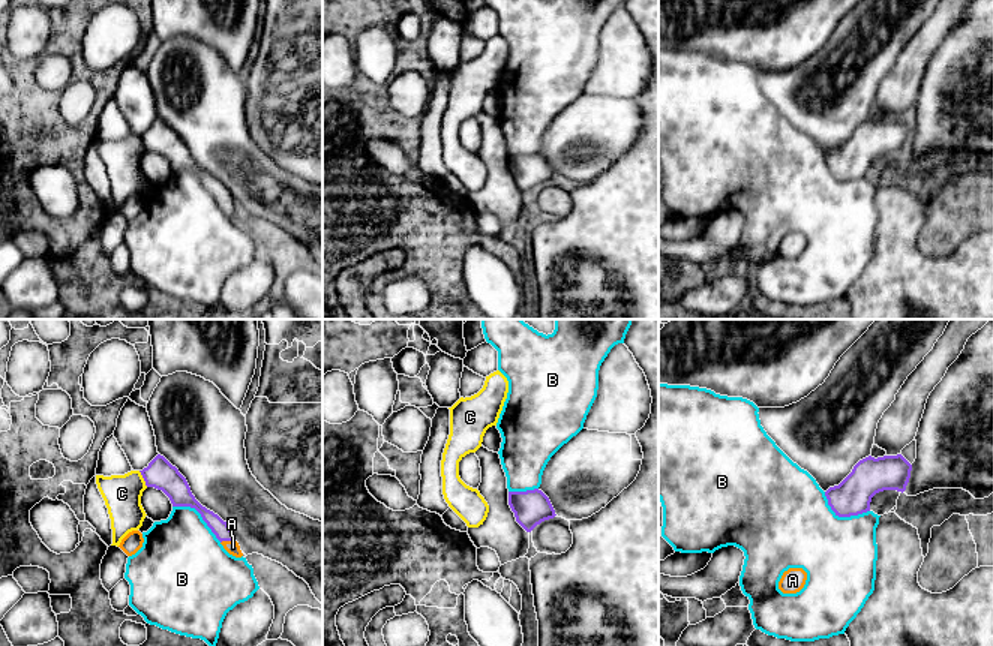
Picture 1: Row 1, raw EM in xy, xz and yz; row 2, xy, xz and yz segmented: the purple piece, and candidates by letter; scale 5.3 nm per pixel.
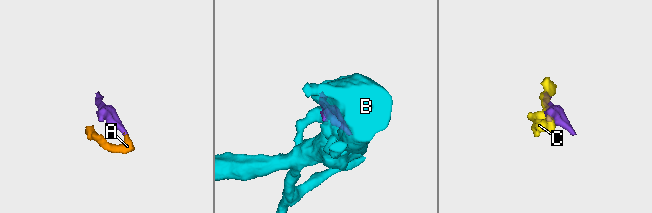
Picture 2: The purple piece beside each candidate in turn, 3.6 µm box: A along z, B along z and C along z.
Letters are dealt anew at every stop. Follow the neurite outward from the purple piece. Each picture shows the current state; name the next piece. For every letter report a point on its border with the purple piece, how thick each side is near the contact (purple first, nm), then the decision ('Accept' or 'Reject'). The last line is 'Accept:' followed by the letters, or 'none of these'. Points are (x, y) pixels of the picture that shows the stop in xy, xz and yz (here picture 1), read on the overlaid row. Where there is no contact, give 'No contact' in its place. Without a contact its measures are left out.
A: Touches purple at xy (227, 540). Thickness 90 nm (purple) against 70 nm. Accept
B: Touches purple at yz (842, 516). Thickness 200 nm (purple) against 420 nm. Reject
C: Touches purple at xy (143, 477). Thickness 160 nm (purple) against 200 nm. Reject
Accept: A

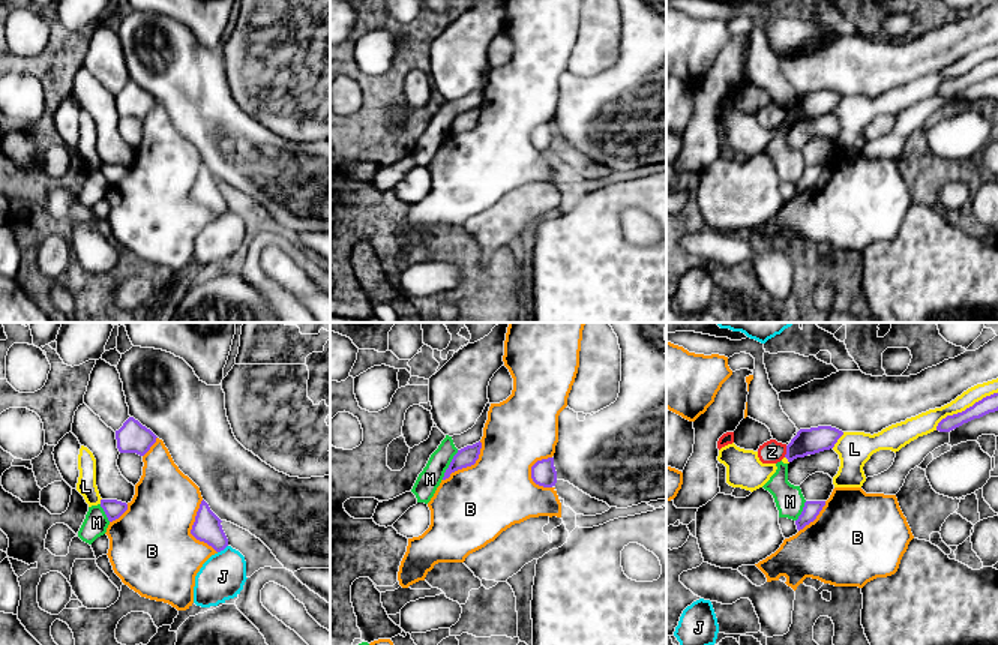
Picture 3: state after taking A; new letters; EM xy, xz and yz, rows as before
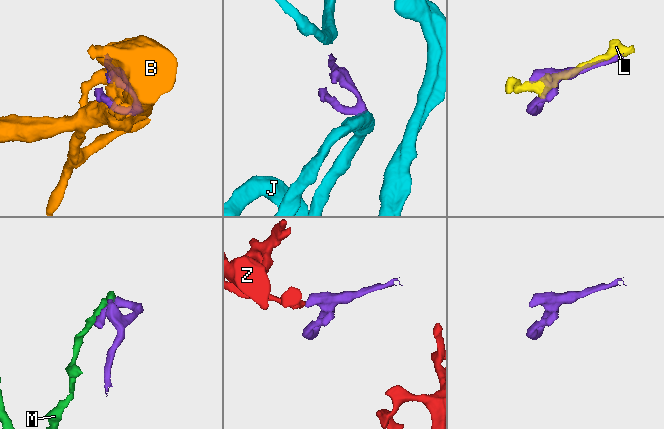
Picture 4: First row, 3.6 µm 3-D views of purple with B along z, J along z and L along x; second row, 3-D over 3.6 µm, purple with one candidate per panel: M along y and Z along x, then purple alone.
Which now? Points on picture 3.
B: Touches purple at xy (191, 530). Thickness 150 nm (purple) against 460 nm. Reject
J: Touches purple at xy (222, 549). Thickness 150 nm (purple) against 240 nm. Reject
L: Touches purple at yz (965, 410). Thickness 90 nm (purple) against 120 nm. Reject
M: Touches purple at xz (449, 465). Thickness 110 nm (purple) against 120 nm. Reject
Z: Touches purple at yz (787, 452). Thickness 140 nm (purple) against 130 nm. Reject
Accept: none of these

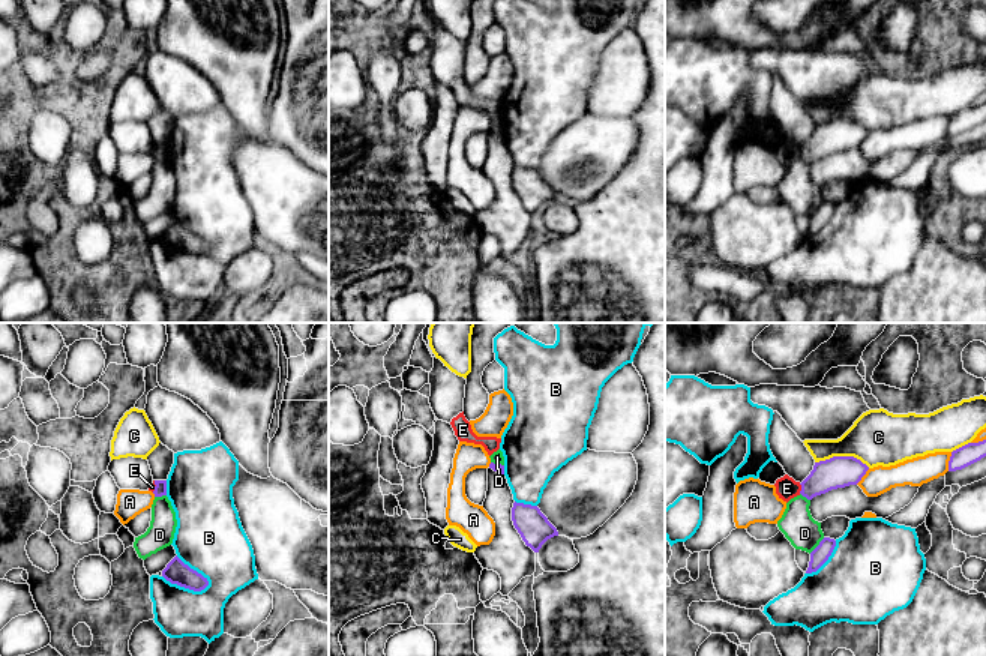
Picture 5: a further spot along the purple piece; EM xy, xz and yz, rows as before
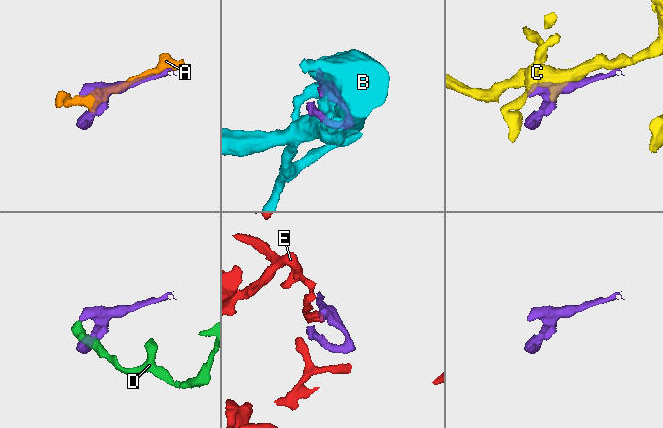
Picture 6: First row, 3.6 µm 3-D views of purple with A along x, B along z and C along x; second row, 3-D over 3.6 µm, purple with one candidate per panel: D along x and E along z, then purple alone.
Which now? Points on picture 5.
A: Touches purple at yz (949, 461). Thickness 110 nm (purple) against 150 nm. Reject
B: Touches purple at xy (186, 587). Thickness 120 nm (purple) against 300 nm. Reject
C: Touches purple at yz (842, 457). Thickness 170 nm (purple) against 300 nm. Reject
D: Touches purple at yz (818, 545). Thickness 90 nm (purple) against 180 nm. Reject
E: Touches purple at yz (802, 488). Thickness 170 nm (purple) against 120 nm. Reject
Accept: none of these

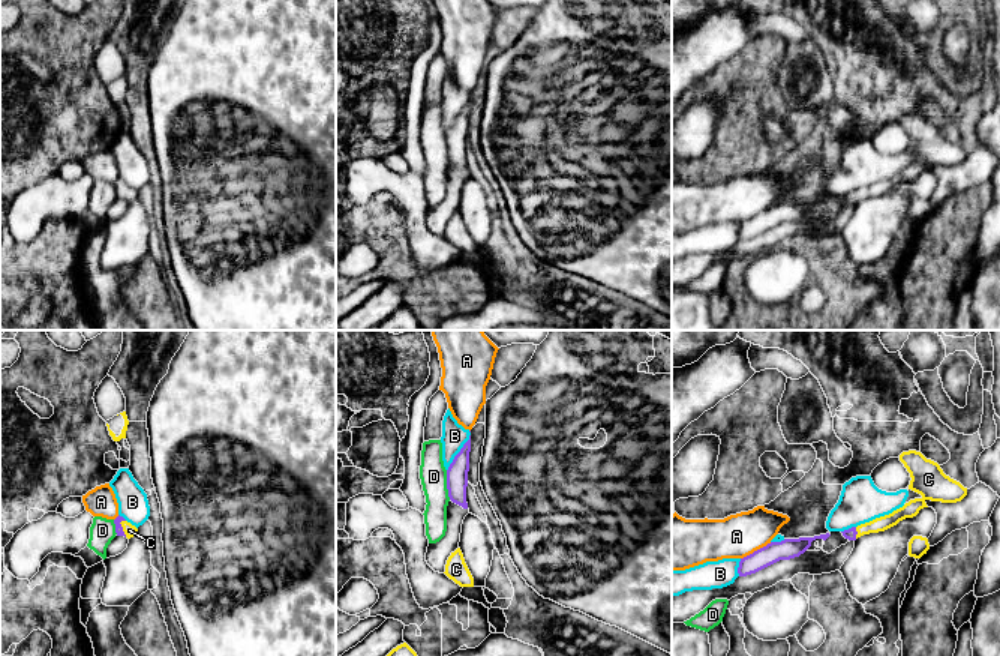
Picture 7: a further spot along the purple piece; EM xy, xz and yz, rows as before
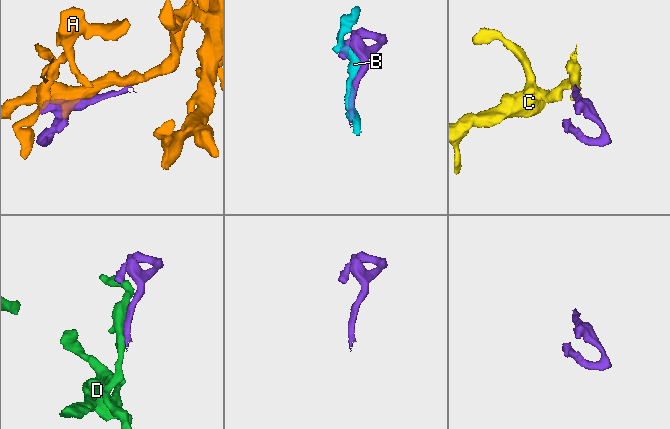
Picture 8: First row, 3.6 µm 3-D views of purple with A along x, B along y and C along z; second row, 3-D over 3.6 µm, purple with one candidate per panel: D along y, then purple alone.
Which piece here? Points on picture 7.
A: Touches purple at yz (757, 550). Thickness 110 nm (purple) against 240 nm. Reject
B: Touches purple at xz (461, 451). Thickness 110 nm (purple) against 140 nm. Reject
C: Touches purple at xy (122, 529). Thickness 50 nm (purple) against 70 nm. Accept
D: Touches purple at xz (447, 485). Thickness 110 nm (purple) against 140 nm. Reject
Accept: C

